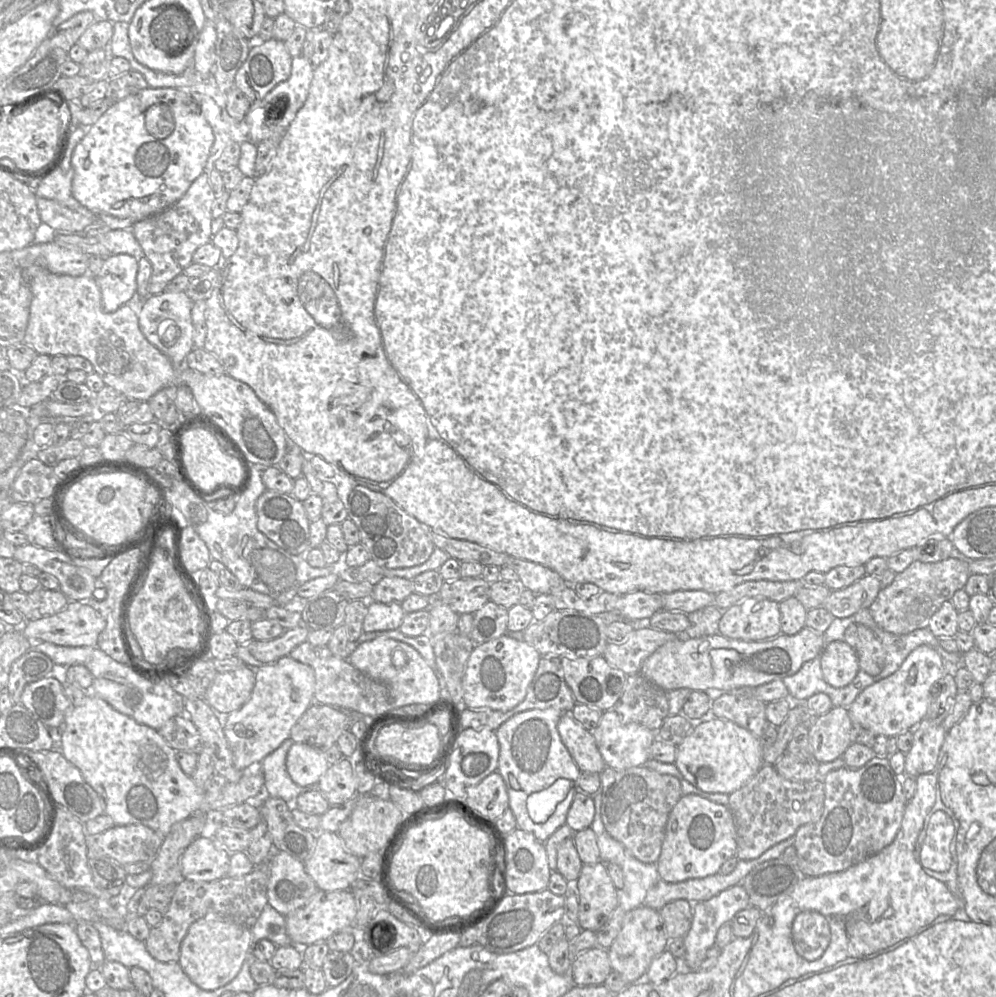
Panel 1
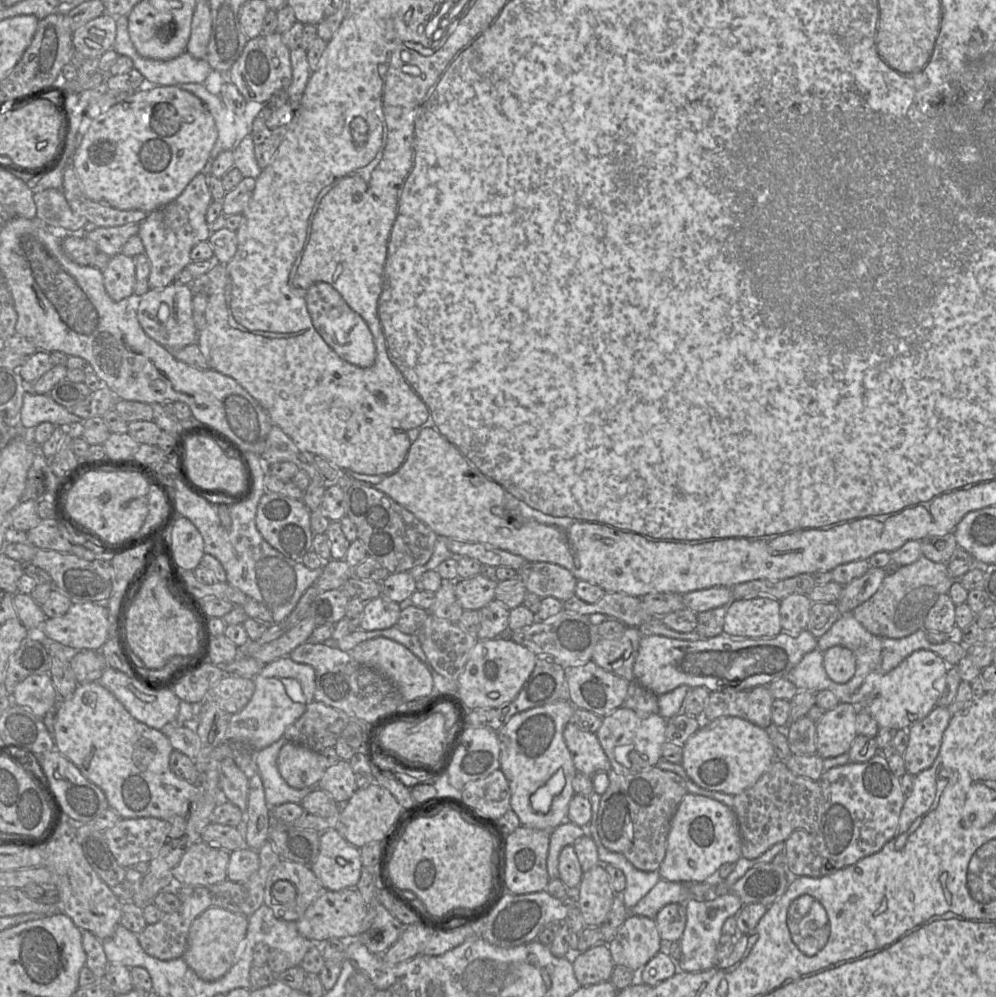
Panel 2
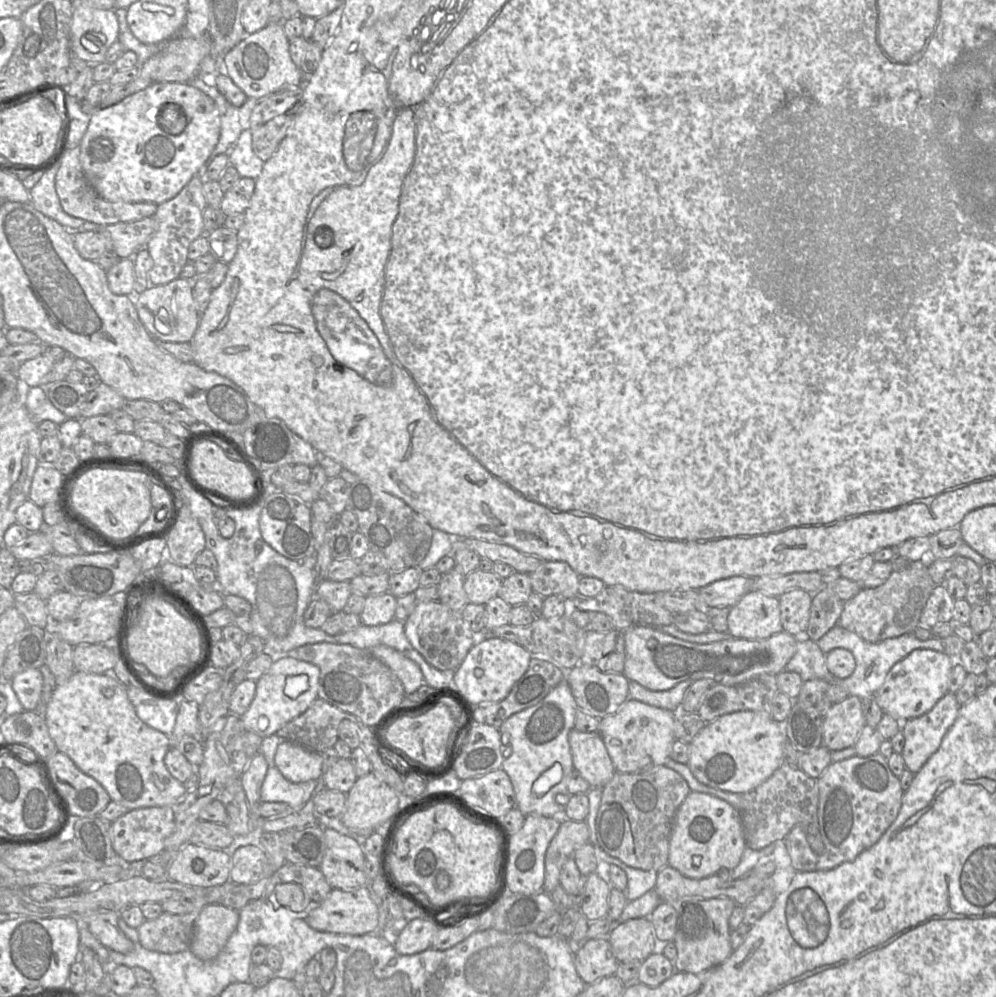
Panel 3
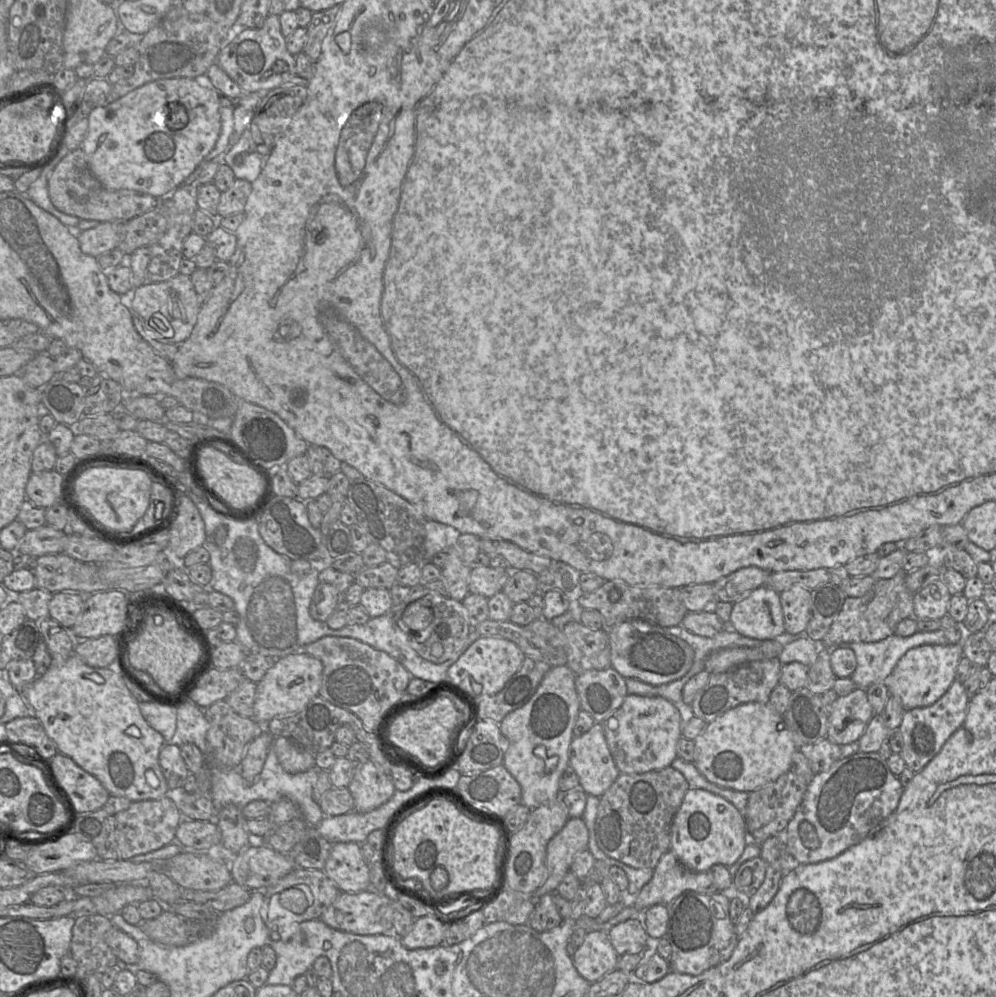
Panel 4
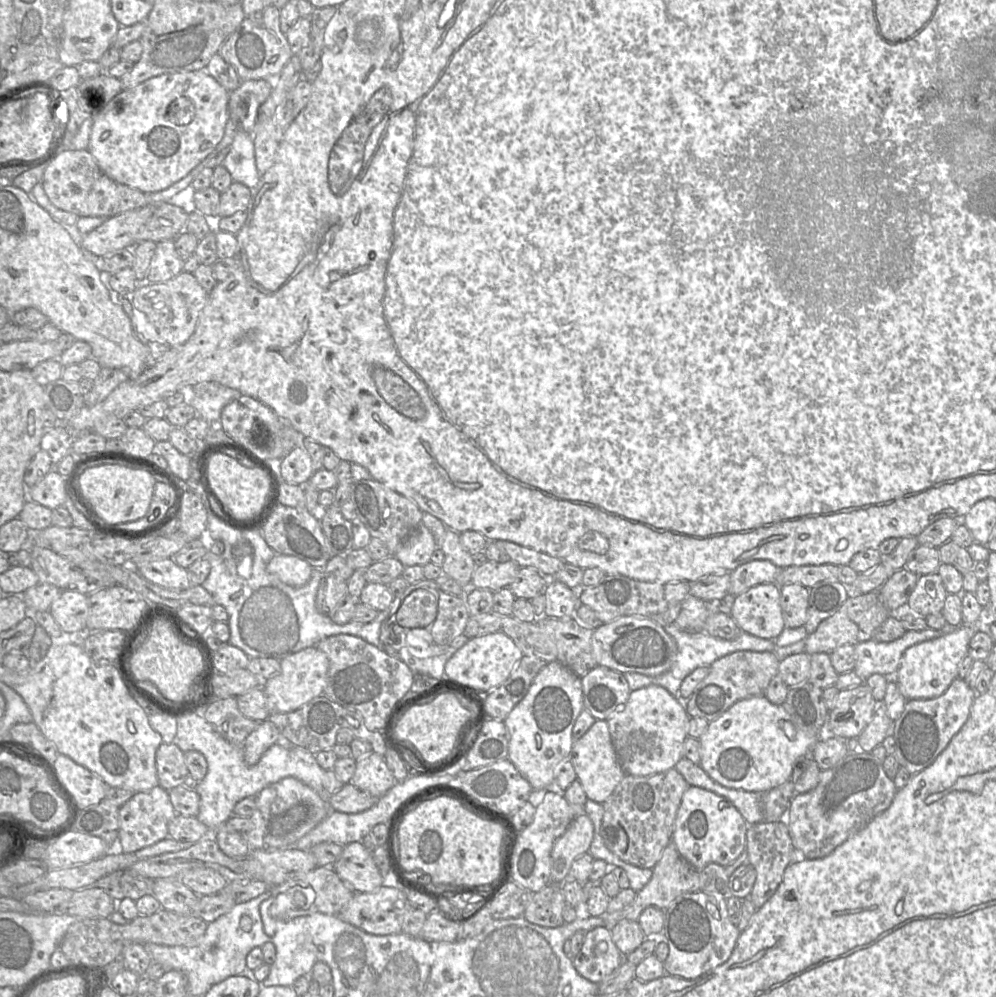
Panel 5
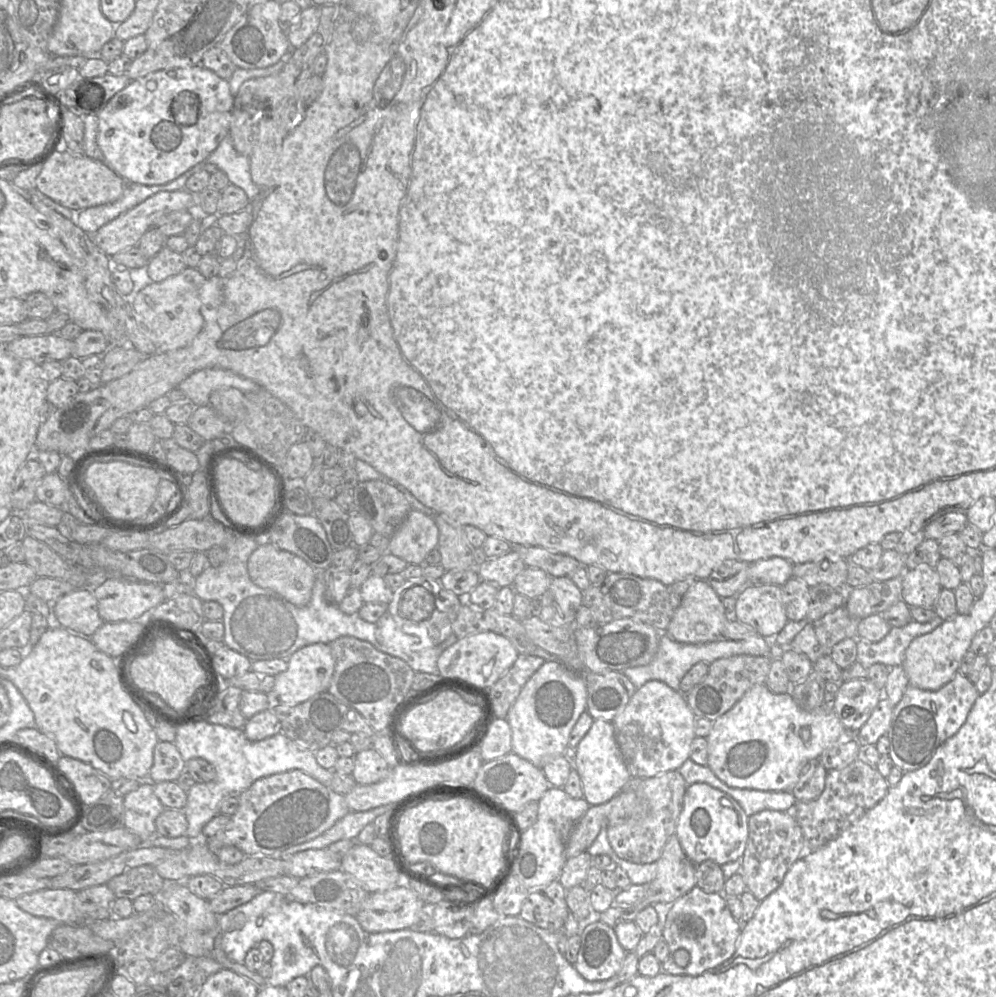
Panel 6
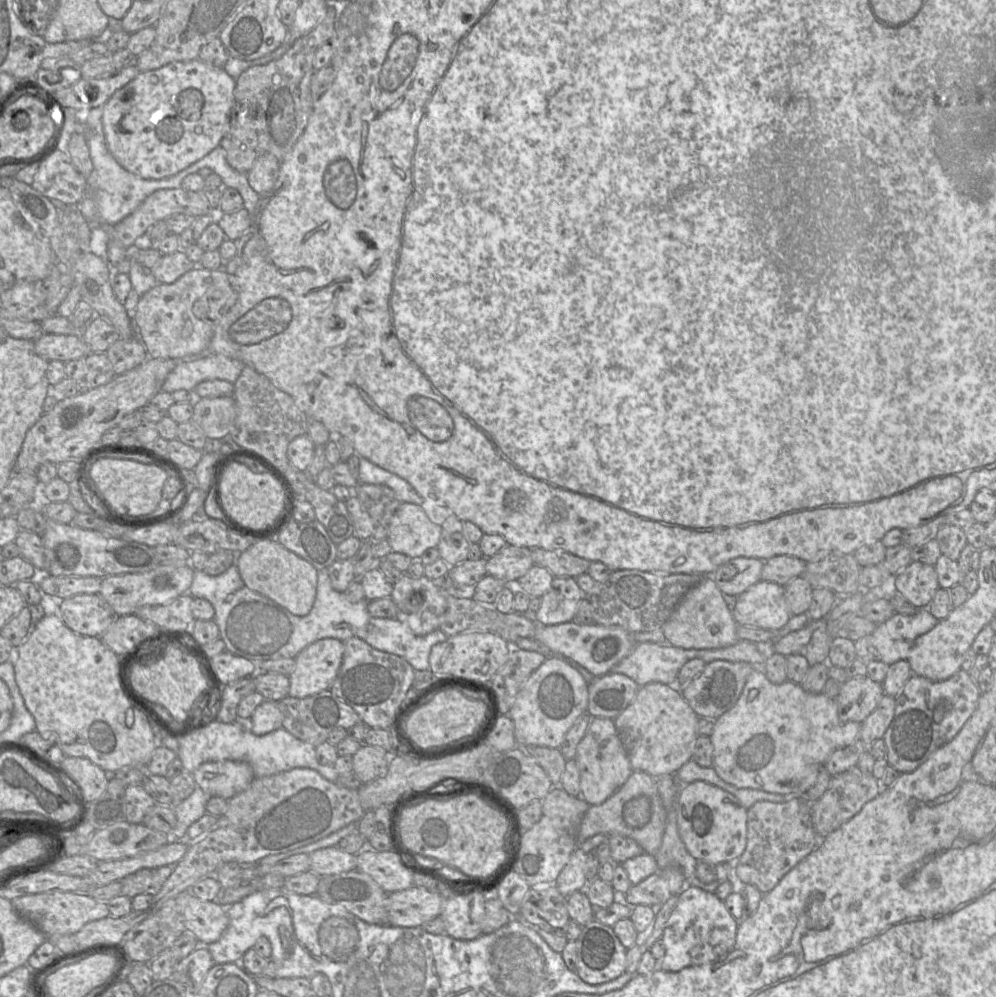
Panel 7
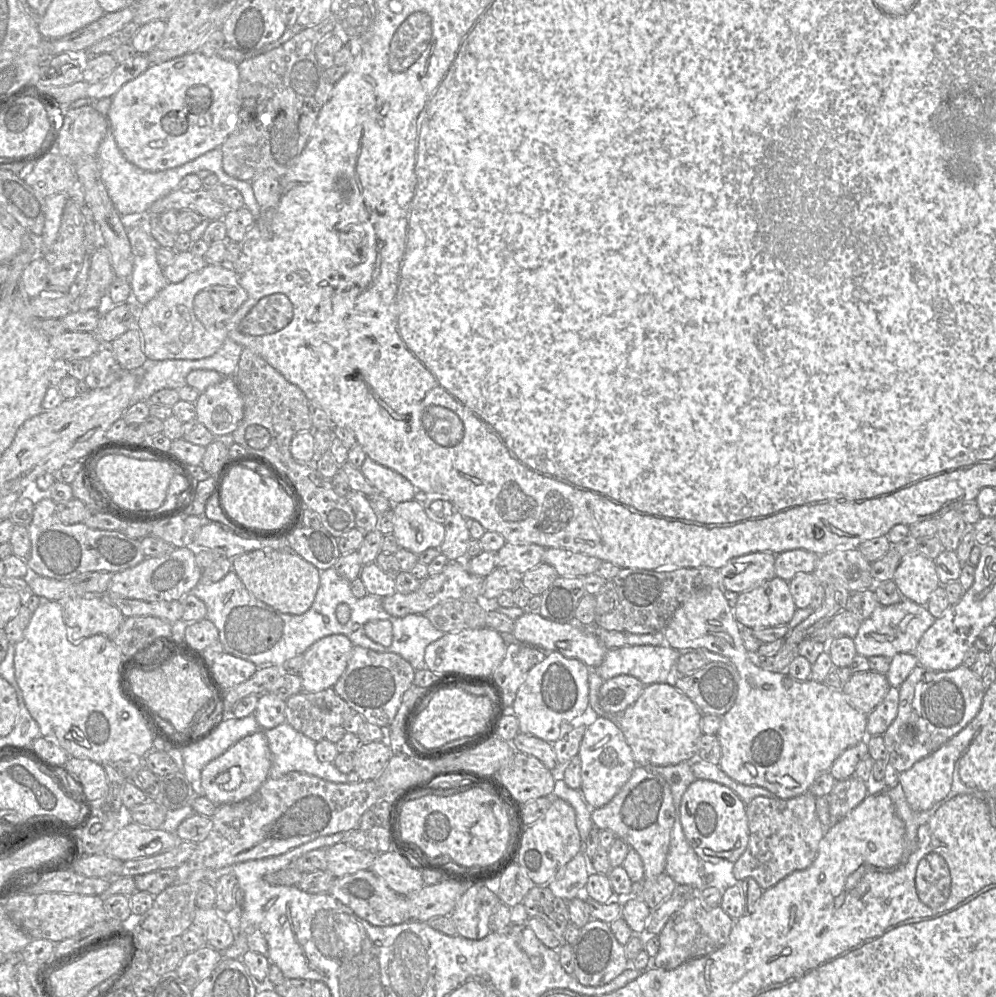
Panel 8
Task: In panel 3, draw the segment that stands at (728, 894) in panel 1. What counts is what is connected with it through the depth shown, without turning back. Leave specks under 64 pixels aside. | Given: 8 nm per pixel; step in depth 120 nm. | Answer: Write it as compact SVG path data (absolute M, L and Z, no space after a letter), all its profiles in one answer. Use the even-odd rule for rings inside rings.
M687 897L679 900L678 902L671 902L671 903L675 904L675 908L677 911L677 926L673 939L673 943L675 944L675 947L677 949L677 957L676 960L674 961L675 971L688 972L688 973L702 973L723 963L733 951L730 942L729 918L733 912L733 909L737 904L730 898L697 898L697 897Z

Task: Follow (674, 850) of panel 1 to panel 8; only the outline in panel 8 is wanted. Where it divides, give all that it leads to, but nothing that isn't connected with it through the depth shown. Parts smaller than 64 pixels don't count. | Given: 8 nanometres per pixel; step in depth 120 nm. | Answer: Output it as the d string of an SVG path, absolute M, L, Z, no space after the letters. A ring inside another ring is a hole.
M696 779L683 795L680 820L684 834L702 861L736 862L749 843L746 804L730 788L711 780Z

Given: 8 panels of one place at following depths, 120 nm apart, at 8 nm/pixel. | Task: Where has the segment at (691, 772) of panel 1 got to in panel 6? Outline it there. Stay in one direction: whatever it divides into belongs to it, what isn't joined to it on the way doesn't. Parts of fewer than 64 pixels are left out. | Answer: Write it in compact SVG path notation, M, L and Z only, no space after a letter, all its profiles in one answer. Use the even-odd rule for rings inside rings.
M766 684L755 685L721 717L713 722L708 742L708 767L715 775L734 788L763 791L791 791L796 785L802 767L812 759L853 733L847 732L838 716L829 706L807 712L801 709L790 693L775 694Z

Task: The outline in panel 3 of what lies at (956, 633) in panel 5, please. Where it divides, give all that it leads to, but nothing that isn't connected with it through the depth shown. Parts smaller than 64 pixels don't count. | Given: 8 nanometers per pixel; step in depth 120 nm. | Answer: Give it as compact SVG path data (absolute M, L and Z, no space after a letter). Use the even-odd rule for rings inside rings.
M915 649L890 669L881 687L873 694L875 701L885 714L900 722L921 716L948 692L954 663L954 658L942 652Z

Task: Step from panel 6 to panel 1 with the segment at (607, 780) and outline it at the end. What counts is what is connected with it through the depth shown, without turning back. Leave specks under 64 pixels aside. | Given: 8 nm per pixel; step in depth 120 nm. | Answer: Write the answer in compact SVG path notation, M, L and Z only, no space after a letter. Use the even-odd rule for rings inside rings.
M563 713L558 722L560 738L581 773L596 773L606 767L593 734L578 723L570 713Z

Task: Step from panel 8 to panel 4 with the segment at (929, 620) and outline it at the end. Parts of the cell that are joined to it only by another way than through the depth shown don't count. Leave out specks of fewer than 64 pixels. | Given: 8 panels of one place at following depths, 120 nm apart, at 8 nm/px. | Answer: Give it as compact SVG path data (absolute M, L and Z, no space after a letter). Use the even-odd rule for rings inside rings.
M961 627L955 629L939 629L933 632L918 631L911 636L902 637L895 634L874 643L850 643L840 646L849 647L853 650L857 659L857 666L850 678L857 685L857 688L867 689L871 684L885 682L892 673L898 660L911 648L917 646L931 645L948 645L962 643L965 633Z

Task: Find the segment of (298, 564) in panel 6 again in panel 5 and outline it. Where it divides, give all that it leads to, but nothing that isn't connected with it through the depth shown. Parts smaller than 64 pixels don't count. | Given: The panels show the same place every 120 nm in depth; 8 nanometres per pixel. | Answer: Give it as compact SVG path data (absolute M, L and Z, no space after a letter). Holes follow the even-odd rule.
M275 554L266 566L270 574L291 587L305 585L313 572L312 566L295 556Z

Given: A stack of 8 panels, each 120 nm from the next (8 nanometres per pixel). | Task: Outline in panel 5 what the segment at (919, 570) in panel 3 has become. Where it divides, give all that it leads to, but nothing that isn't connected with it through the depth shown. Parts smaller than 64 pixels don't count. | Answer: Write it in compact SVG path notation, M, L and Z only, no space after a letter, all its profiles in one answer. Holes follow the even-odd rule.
M878 591L869 593L851 593L840 609L832 616L823 620L817 629L805 639L805 652L809 655L814 653L831 654L844 644L856 645L871 640L876 630L892 613L881 601Z

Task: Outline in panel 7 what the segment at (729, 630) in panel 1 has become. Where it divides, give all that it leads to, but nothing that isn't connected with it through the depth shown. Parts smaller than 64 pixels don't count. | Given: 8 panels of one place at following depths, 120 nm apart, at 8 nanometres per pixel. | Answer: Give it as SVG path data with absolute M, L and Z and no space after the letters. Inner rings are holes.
M760 580L737 596L733 617L739 626L757 627L773 632L790 619L784 586Z

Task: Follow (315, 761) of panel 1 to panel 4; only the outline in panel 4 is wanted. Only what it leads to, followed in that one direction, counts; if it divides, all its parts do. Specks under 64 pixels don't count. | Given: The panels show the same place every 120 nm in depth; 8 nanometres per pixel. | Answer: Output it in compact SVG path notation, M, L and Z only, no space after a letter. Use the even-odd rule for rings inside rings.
M285 737L274 738L274 750L282 768L291 774L315 767L315 755Z

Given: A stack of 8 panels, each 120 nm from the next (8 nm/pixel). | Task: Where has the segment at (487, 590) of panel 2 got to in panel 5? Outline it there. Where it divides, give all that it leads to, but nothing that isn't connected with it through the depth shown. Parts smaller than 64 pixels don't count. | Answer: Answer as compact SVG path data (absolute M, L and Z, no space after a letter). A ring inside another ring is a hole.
M511 559L505 562L487 560L473 572L471 587L489 589L492 592L509 587L520 567Z

